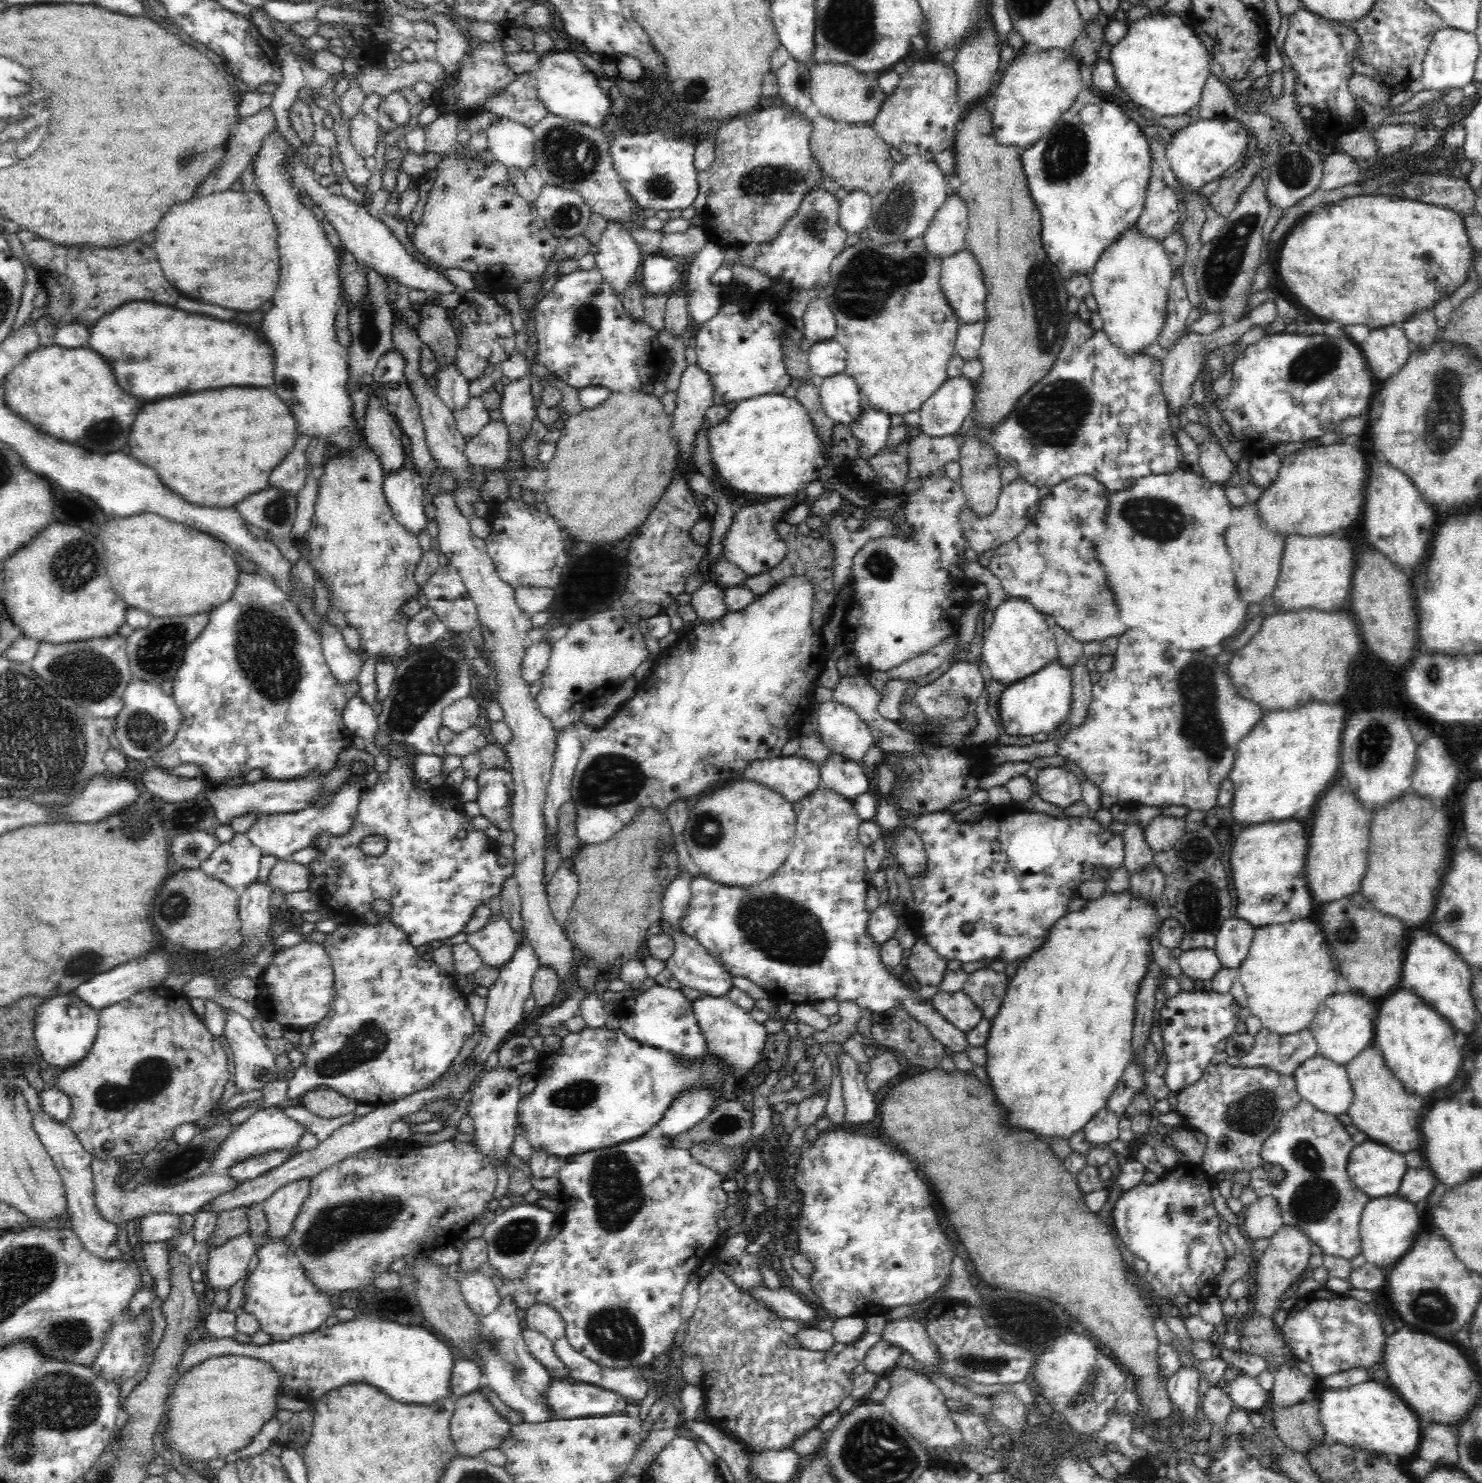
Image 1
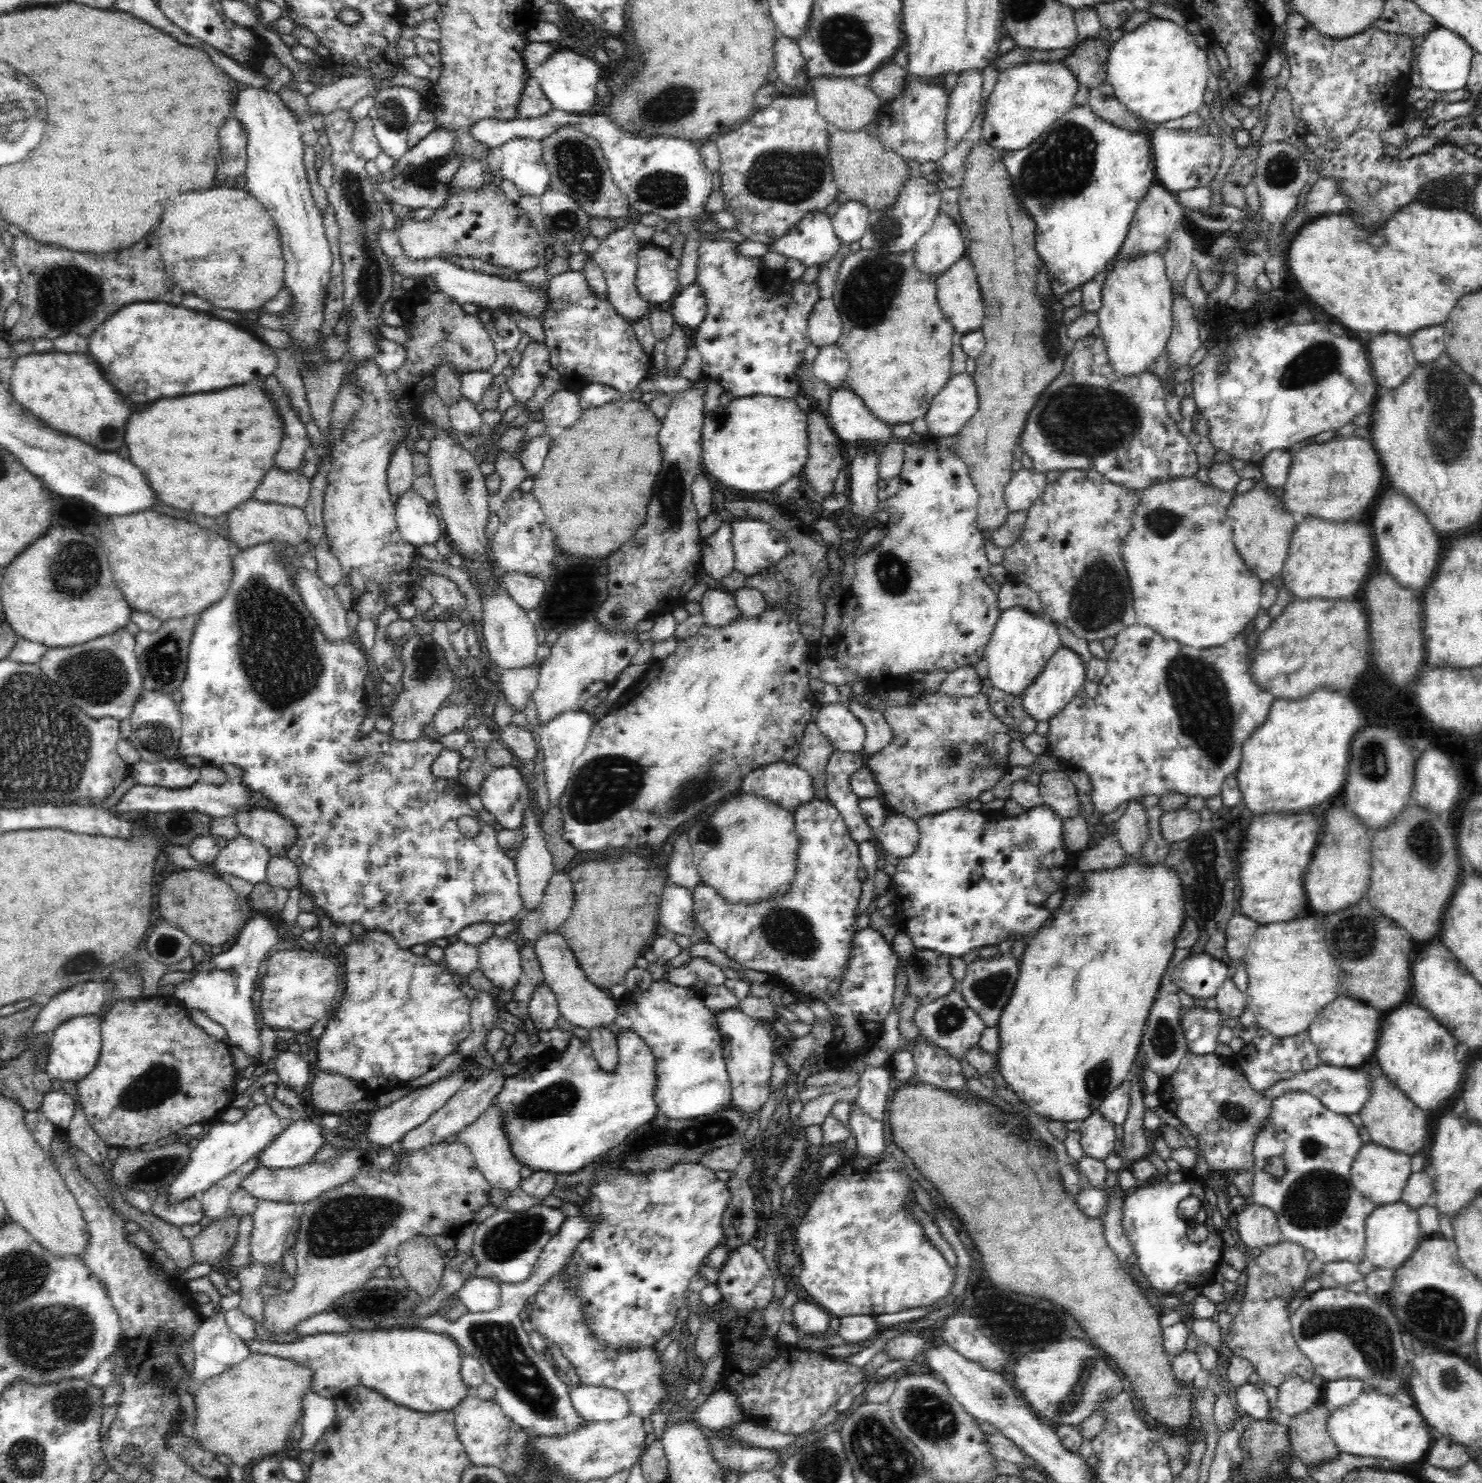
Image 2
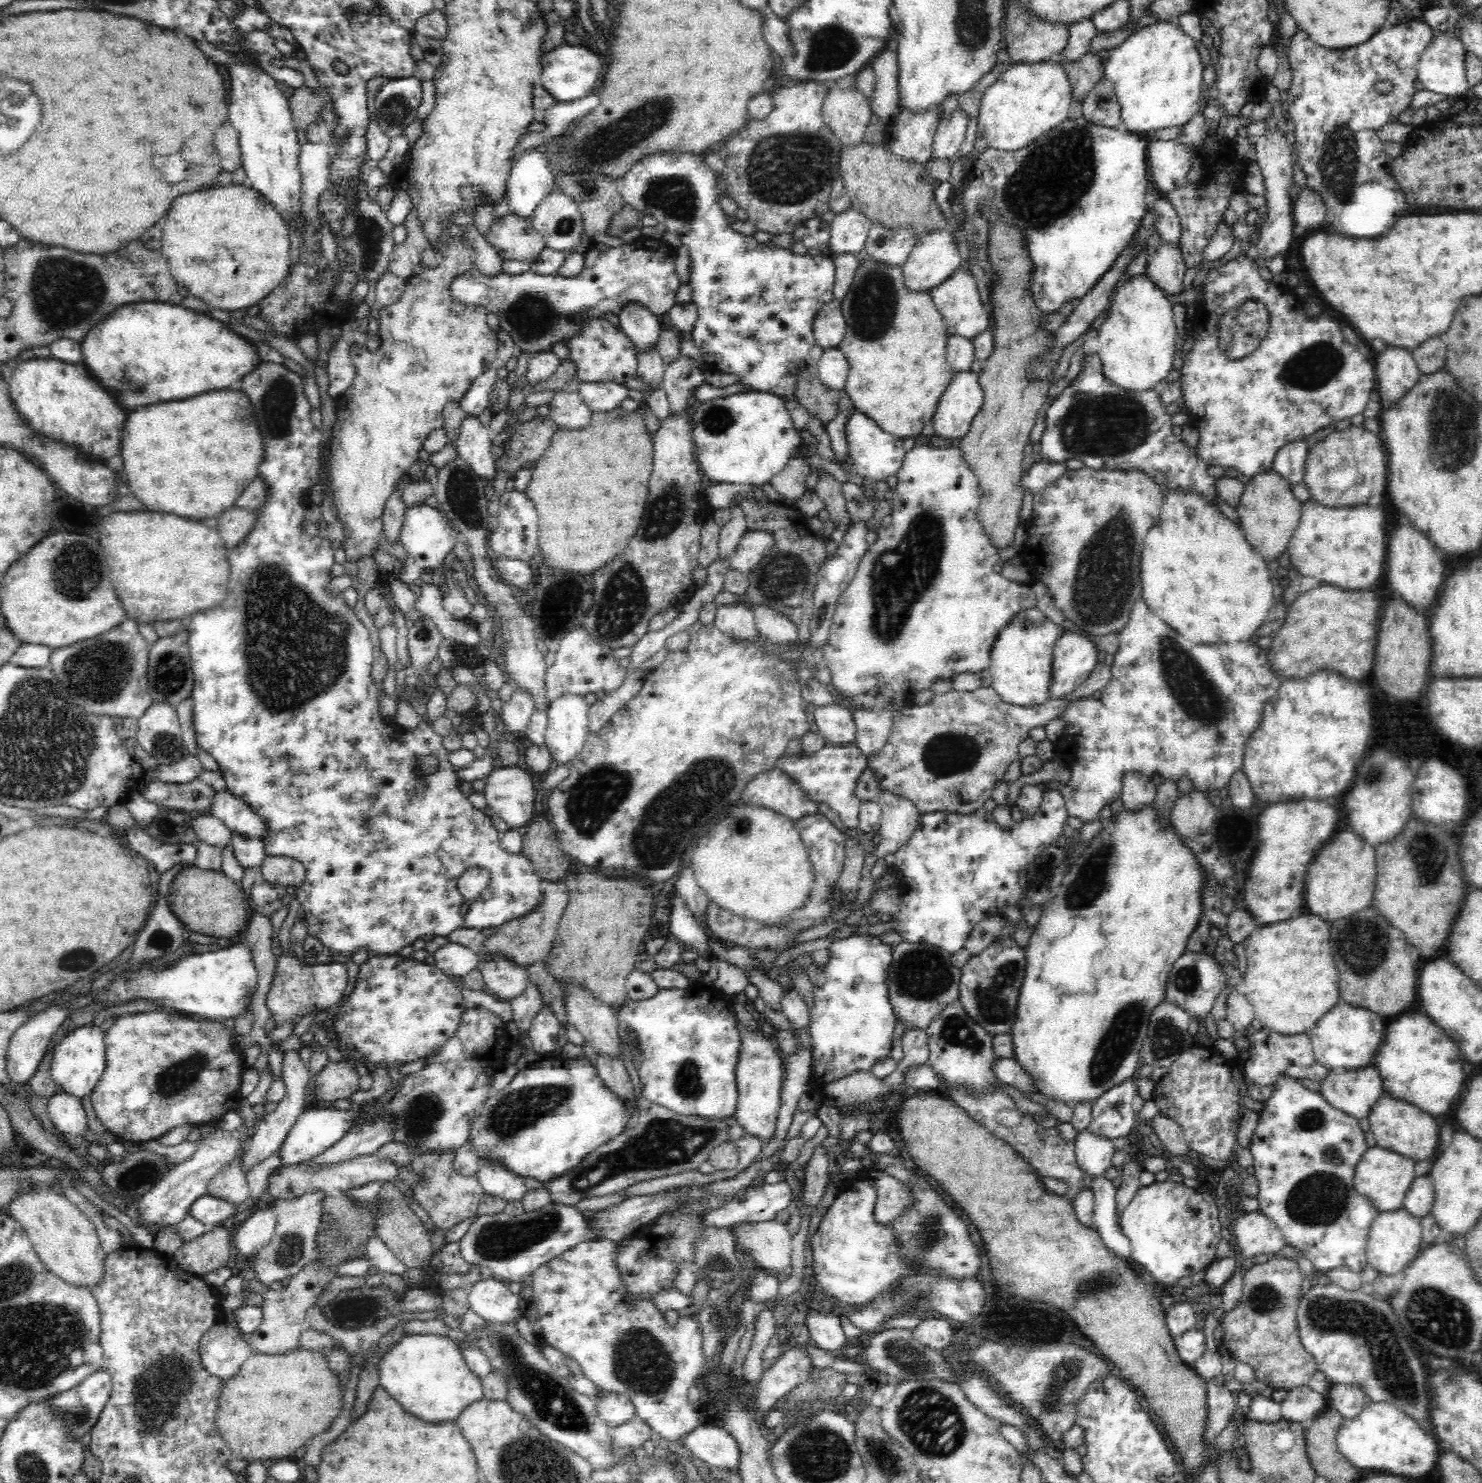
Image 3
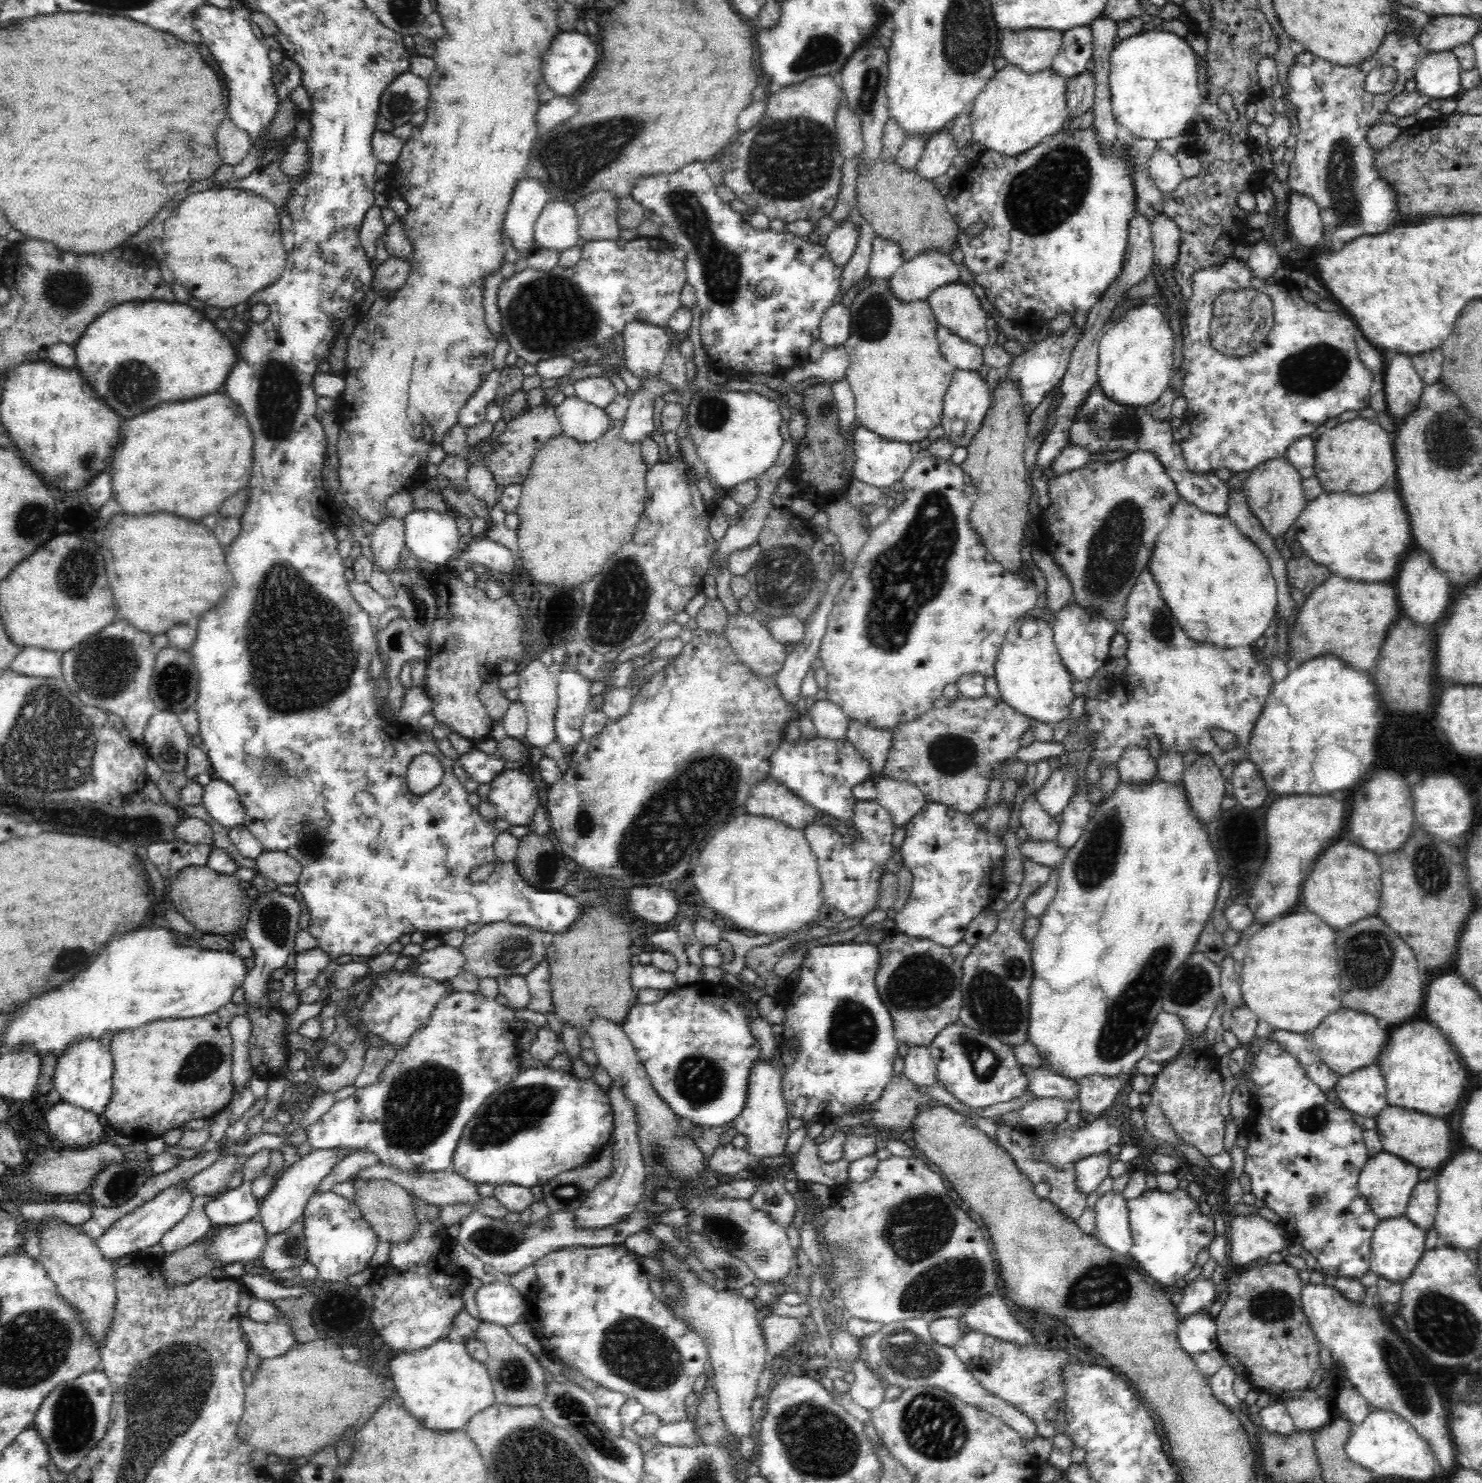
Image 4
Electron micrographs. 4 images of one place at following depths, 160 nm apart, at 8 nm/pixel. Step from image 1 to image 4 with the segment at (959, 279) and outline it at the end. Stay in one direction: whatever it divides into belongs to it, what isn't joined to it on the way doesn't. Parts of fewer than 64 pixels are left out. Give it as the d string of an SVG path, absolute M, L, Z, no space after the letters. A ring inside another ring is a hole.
M959 280L952 284L945 284L934 289L927 301L939 324L952 334L960 336L966 342L978 347L988 343L988 330L985 323L988 313L982 308L980 299L974 294L968 283Z

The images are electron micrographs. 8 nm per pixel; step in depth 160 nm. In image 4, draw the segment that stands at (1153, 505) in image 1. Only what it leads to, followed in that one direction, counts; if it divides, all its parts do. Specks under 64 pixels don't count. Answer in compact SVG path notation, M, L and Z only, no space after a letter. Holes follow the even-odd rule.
M1179 498L1175 506L1172 506L1172 512L1169 515L1167 526L1156 534L1153 542L1154 548L1150 554L1148 561L1148 570L1153 574L1156 580L1160 580L1160 588L1164 588L1164 600L1168 600L1168 608L1172 617L1178 620L1178 624L1188 634L1188 638L1196 640L1196 642L1206 642L1206 644L1214 644L1218 648L1236 648L1236 646L1248 646L1254 640L1258 640L1258 636L1266 630L1266 626L1270 624L1274 610L1276 610L1276 582L1274 576L1270 572L1271 566L1269 560L1264 556L1264 553L1249 539L1244 536L1240 529L1232 522L1227 515L1209 514L1202 512L1200 508L1194 506L1191 502Z

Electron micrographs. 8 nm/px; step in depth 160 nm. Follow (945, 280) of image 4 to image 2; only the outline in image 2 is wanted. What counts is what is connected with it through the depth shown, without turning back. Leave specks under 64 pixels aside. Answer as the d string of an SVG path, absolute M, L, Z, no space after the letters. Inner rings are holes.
M940 211L932 228L913 248L916 268L923 274L940 275L965 254L965 236L956 220Z

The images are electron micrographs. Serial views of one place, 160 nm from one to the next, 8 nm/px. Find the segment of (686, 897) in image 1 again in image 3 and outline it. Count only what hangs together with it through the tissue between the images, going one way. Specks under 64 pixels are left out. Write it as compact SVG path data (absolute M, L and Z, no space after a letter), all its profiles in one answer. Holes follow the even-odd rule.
M680 895L670 900L669 931L683 942L684 946L713 957L708 949L709 936L706 930L697 918L693 918L693 914L687 909Z

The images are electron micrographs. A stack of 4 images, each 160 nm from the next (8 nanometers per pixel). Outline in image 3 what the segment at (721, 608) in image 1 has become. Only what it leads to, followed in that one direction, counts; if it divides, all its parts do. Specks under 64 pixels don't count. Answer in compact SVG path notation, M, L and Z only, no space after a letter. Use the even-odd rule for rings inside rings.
M745 601L717 606L713 626L720 629L728 639L754 643L760 636L756 630L755 617Z

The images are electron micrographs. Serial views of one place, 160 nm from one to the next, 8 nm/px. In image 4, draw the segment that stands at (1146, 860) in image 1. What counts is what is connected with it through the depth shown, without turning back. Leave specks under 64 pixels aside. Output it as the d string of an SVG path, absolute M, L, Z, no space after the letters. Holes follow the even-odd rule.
M1132 745L1117 762L1119 783L1147 785L1157 778L1157 765L1146 749Z

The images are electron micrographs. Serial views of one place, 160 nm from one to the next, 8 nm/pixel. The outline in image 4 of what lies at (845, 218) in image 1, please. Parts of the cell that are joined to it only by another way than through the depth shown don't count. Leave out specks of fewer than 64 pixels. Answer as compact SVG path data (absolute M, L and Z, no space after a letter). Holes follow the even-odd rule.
M846 219L837 223L832 232L823 236L822 241L834 264L843 267L854 254L856 246L858 246L858 240L860 240L858 225Z

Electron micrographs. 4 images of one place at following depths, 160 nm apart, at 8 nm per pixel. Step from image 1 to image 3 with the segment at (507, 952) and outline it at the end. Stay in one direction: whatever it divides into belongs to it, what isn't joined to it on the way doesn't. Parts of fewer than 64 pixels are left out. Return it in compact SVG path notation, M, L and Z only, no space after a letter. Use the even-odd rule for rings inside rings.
M501 954L484 958L478 970L482 973L485 986L496 998L511 1000L526 990L528 977L525 967Z

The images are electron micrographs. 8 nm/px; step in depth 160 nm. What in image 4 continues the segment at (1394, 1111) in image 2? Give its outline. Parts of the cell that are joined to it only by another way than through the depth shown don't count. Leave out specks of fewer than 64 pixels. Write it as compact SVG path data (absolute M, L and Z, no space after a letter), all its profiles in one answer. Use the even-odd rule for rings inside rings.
M1386 1105L1376 1119L1378 1137L1383 1150L1421 1168L1438 1168L1450 1158L1450 1130L1440 1118L1426 1116L1420 1112L1404 1112L1406 1108L1392 1108Z

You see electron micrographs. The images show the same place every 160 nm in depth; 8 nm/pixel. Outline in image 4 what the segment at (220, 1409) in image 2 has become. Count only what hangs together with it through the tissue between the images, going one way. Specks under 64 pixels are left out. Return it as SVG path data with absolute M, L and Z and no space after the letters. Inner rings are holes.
M314 1340L297 1343L288 1352L276 1358L260 1359L250 1384L244 1388L244 1410L236 1426L236 1437L250 1445L252 1451L266 1453L274 1459L290 1463L298 1456L310 1457L324 1446L336 1444L344 1428L356 1426L360 1420L368 1420L382 1400L395 1394L394 1384L378 1372L372 1372L368 1366L348 1364L342 1356L342 1350L332 1342Z

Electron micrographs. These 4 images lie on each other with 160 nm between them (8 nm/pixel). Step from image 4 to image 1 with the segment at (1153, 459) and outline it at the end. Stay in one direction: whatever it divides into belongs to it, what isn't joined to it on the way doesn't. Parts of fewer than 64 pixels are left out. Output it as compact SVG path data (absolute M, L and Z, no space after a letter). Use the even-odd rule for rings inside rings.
M1078 475L1069 478L1068 480L1062 481L1060 484L1056 484L1050 489L1050 493L1046 495L1046 498L1042 499L1042 502L1038 502L1039 510L1034 516L1034 519L1031 519L1030 522L1023 528L1023 531L1014 539L1009 540L1007 543L1001 544L991 556L991 561L987 568L990 570L994 577L998 578L1000 585L1008 599L1024 599L1029 604L1032 604L1036 610L1042 614L1050 614L1052 618L1056 621L1056 624L1072 637L1074 640L1080 643L1091 643L1091 642L1102 642L1109 637L1120 637L1126 628L1126 625L1118 621L1118 613L1115 608L1115 599L1113 593L1108 587L1108 582L1106 577L1102 575L1102 570L1100 570L1100 564L1096 560L1096 549L1094 549L1094 541L1096 536L1099 536L1104 532L1104 510L1108 506L1108 496L1112 490L1104 487L1103 484L1100 484L1099 480L1096 480L1096 477L1092 475Z

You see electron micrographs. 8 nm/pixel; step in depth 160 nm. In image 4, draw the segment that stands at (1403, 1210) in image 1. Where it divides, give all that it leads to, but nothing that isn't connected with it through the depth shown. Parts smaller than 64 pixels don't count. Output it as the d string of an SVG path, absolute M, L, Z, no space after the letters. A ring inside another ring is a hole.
M1406 1214L1379 1221L1371 1238L1370 1270L1392 1282L1406 1280L1425 1252L1424 1240L1425 1231L1418 1228Z

